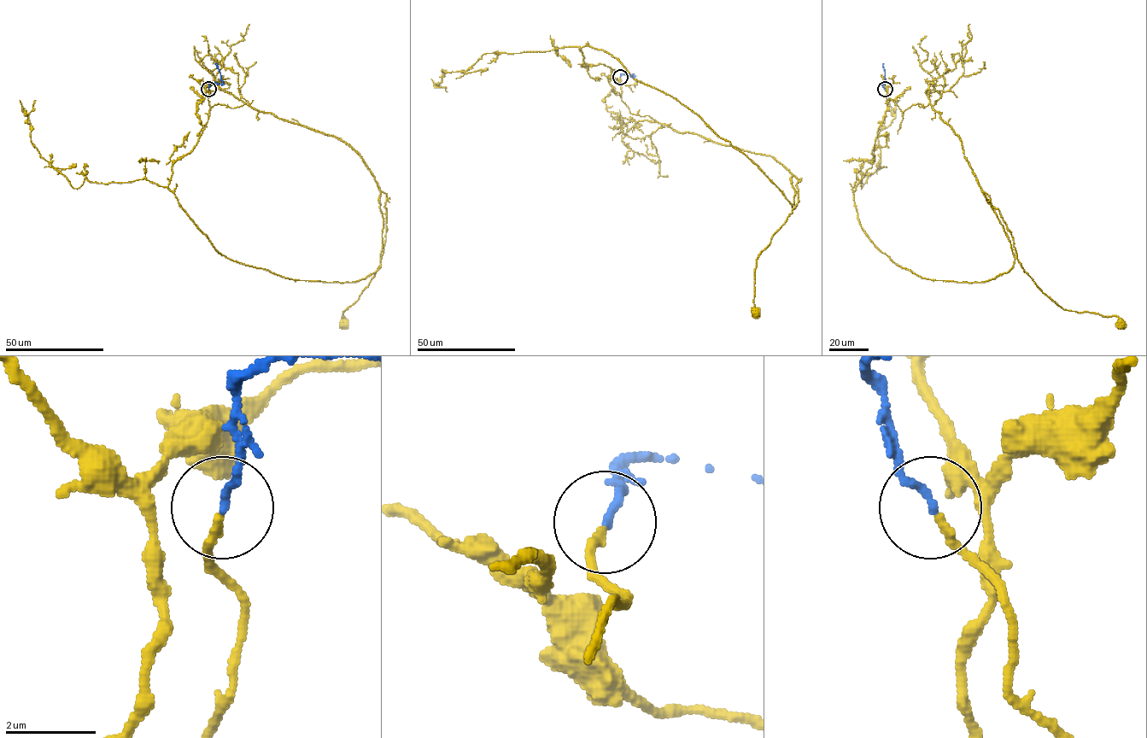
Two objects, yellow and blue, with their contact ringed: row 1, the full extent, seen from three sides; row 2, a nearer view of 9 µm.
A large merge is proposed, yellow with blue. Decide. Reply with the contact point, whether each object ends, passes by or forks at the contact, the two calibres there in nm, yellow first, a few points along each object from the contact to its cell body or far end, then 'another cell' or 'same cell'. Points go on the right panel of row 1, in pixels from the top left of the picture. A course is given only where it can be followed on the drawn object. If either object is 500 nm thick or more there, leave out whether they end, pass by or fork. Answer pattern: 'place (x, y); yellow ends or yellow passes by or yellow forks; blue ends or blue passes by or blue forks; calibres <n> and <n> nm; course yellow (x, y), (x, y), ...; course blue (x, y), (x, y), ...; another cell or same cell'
place (885, 89); yellow ends; blue ends; calibres 180 and 160 nm; course yellow (885, 89), (902, 112), (929, 103), (960, 137), (1036, 285), (1065, 309), (1117, 316), (1120, 325); course blue (884, 89), (882, 83), (884, 83), (883, 63); same cell

